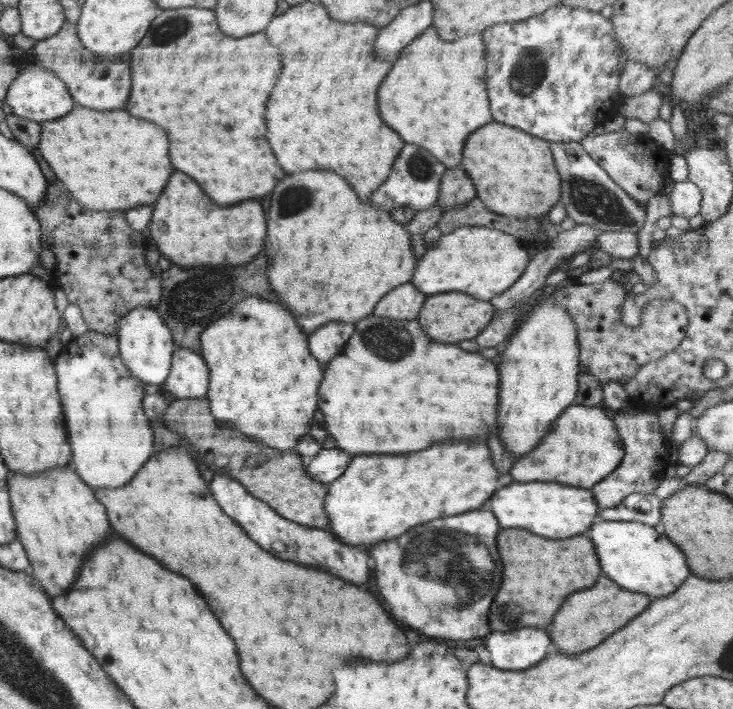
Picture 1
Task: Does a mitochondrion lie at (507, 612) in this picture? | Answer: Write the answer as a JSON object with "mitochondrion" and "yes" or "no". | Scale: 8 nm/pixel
{"mitochondrion":"yes"}

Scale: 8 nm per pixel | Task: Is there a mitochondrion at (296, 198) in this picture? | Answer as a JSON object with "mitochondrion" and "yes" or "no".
{"mitochondrion":"yes"}

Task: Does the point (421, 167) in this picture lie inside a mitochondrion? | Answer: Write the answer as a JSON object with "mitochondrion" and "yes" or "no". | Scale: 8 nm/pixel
{"mitochondrion":"yes"}

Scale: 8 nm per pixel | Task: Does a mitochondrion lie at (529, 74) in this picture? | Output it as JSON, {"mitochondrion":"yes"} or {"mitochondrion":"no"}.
{"mitochondrion":"yes"}

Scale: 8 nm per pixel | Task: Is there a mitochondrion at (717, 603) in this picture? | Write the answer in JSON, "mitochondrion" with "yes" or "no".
{"mitochondrion":"no"}

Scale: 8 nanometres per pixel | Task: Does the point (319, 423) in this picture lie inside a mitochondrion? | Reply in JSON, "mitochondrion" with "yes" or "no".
{"mitochondrion":"no"}

